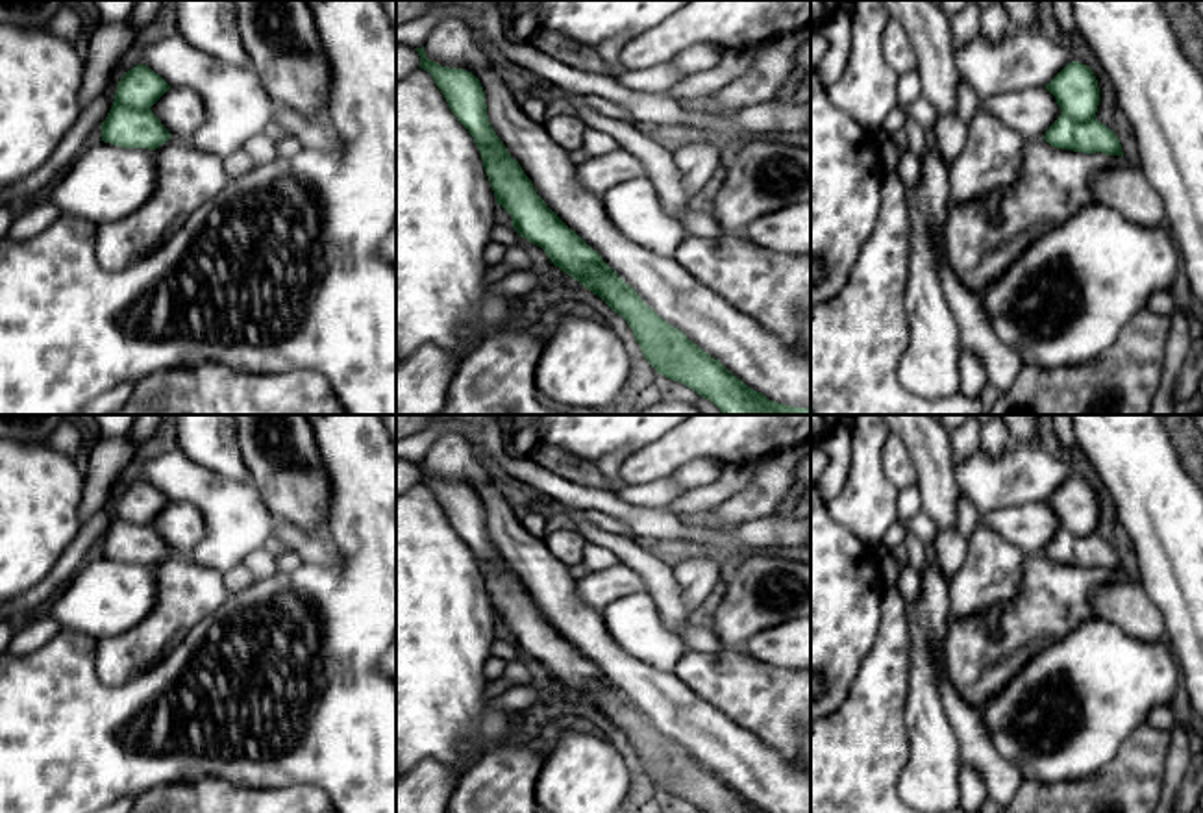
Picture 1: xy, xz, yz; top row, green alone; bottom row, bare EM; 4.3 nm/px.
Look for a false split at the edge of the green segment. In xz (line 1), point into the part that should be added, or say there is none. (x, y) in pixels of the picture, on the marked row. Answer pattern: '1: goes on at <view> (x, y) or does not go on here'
1: does not go on here

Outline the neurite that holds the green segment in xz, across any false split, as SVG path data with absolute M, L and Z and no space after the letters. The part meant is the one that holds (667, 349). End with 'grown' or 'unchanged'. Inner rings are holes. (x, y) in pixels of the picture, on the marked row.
M424 46L415 50L420 56L420 69L433 76L452 113L474 137L496 202L511 215L513 228L627 320L657 374L685 383L724 415L811 415L811 407L777 404L753 391L646 306L637 291L537 194L531 180L492 130L479 80L468 70L428 59Z; unchanged

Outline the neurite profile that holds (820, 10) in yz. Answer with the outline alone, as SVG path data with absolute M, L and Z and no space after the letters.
M811 0L811 28L818 30L840 9L842 0Z

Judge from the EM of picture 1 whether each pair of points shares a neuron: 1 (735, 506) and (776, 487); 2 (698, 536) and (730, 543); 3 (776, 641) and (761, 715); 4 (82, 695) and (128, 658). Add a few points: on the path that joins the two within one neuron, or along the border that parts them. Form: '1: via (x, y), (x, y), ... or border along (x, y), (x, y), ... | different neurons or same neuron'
1: via (744, 506), (767, 489) | same neuron
2: via (706, 537), (722, 539) | same neuron
3: border along (748, 652), (757, 660), (791, 669) | different neurons
4: border along (95, 641), (95, 673), (106, 684), (143, 673) | different neurons

